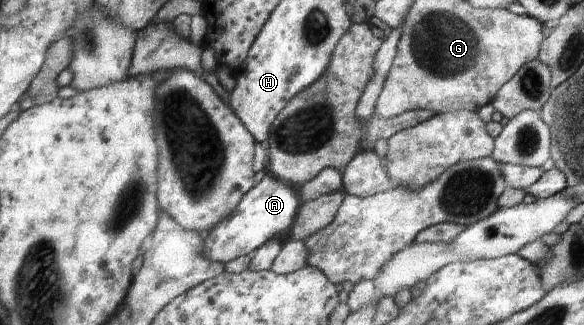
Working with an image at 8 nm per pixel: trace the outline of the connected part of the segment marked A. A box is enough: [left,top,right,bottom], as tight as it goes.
[204,170,298,263]

